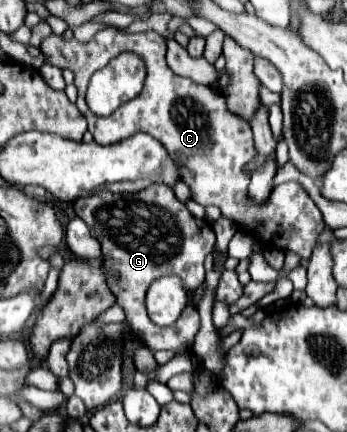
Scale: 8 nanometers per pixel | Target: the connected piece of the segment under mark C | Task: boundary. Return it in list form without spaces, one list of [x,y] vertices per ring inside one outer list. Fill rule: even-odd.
[[[107,26],[101,28],[89,42],[81,42],[75,36],[65,38],[51,34],[41,42],[41,52],[47,58],[47,64],[69,68],[75,74],[75,86],[79,90],[77,108],[87,118],[89,132],[97,144],[113,144],[133,136],[135,132],[149,132],[167,148],[175,164],[181,168],[181,178],[191,188],[195,202],[201,206],[221,208],[223,216],[239,226],[247,224],[261,248],[293,250],[307,260],[319,232],[325,228],[319,208],[309,198],[305,188],[293,181],[278,185],[265,204],[247,206],[247,176],[243,166],[255,156],[249,124],[227,110],[225,98],[217,92],[217,88],[201,86],[189,78],[173,74],[165,64],[165,44],[167,38],[153,30],[129,34],[121,28]],[[123,52],[135,52],[145,62],[145,86],[137,98],[119,106],[111,116],[97,116],[85,102],[89,78],[93,72],[105,68],[111,58],[117,58]]]

